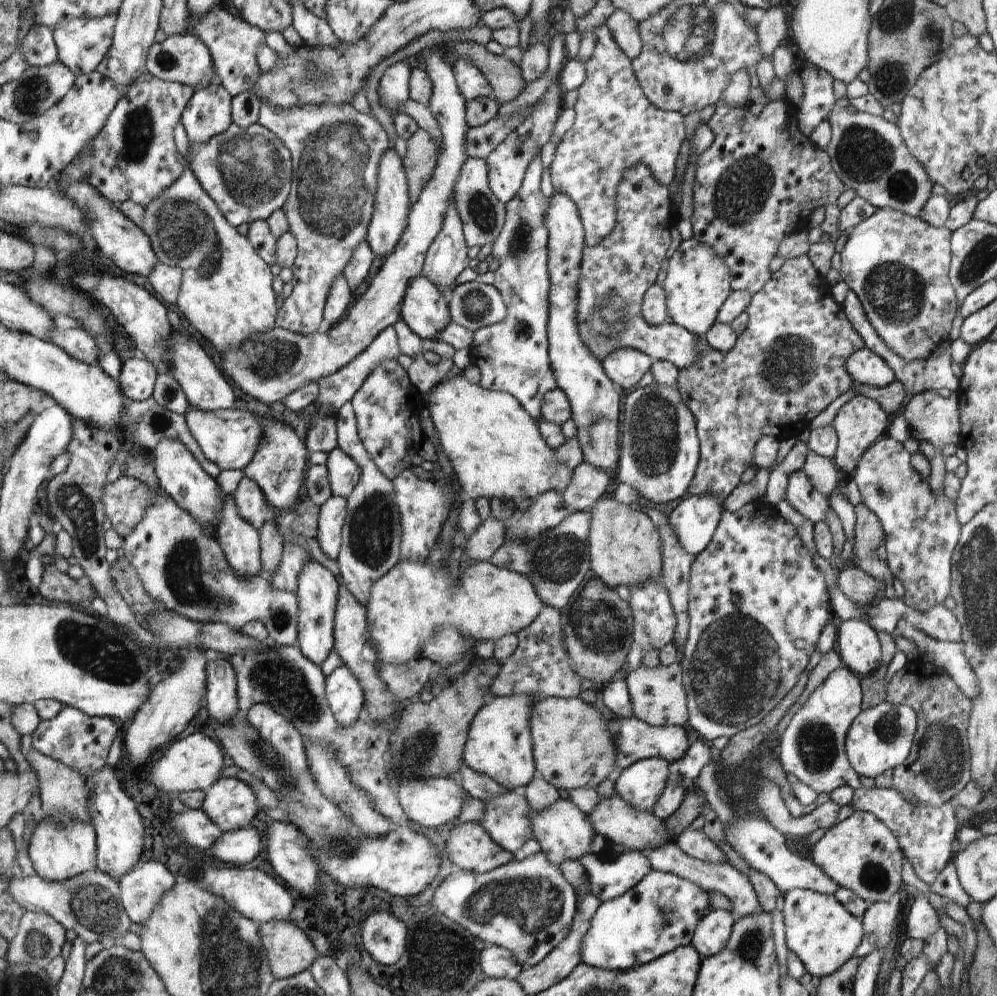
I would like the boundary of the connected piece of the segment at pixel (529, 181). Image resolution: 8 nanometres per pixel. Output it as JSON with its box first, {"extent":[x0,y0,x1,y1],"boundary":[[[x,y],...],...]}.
{"extent":[469,155,558,418],"boundary":[[[536,155],[525,172],[520,190],[516,196],[505,204],[505,224],[501,234],[493,242],[492,256],[498,258],[500,265],[494,271],[494,288],[501,294],[507,308],[506,316],[495,325],[479,328],[473,332],[473,341],[469,346],[472,364],[481,372],[479,384],[488,390],[502,391],[517,397],[525,411],[534,417],[541,418],[541,408],[547,393],[558,387],[548,358],[548,341],[546,322],[548,320],[548,229],[544,224],[544,215],[549,205],[549,198],[540,194],[540,156]]]}

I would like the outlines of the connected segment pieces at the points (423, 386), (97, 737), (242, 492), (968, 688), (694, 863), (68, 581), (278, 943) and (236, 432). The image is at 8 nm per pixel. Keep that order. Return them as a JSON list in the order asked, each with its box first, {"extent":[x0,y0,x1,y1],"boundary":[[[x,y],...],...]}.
[{"extent":[407,353,454,395],"boundary":[[[418,353],[413,357],[412,363],[407,370],[410,382],[424,395],[432,386],[437,386],[446,378],[446,374],[454,365],[452,360],[442,358],[439,364],[428,363],[423,353]]]},{"extent":[32,705,119,779],"boundary":[[[64,705],[64,708],[50,720],[41,720],[32,735],[32,746],[44,756],[61,762],[89,779],[106,765],[106,757],[116,734],[119,723],[113,718],[91,717],[77,708]]]},{"extent":[234,476,273,531],"boundary":[[[244,476],[234,494],[235,505],[240,517],[257,531],[266,522],[272,520],[273,506],[266,500],[260,487]]]},{"extent":[896,619,979,700],"boundary":[[[904,619],[897,624],[896,633],[909,638],[919,650],[918,656],[943,668],[954,679],[958,688],[971,700],[979,695],[977,676],[963,653],[963,643],[939,641],[914,628]]]},{"extent":[647,843,762,918],"boundary":[[[668,843],[663,847],[647,852],[647,859],[650,861],[654,871],[662,871],[672,873],[680,878],[689,880],[697,884],[705,891],[716,891],[728,897],[732,903],[732,913],[738,918],[748,915],[755,915],[761,912],[762,908],[758,902],[758,897],[754,892],[754,887],[750,883],[748,877],[726,863],[710,864],[706,861],[701,861],[691,856],[688,856],[682,849],[674,843]]]},{"extent":[36,564,99,609],"boundary":[[[54,564],[43,567],[42,580],[36,591],[52,602],[66,602],[87,609],[91,608],[93,600],[99,596],[86,576],[74,580],[68,573],[61,573]]]},{"extent":[259,920,317,979],"boundary":[[[271,920],[261,923],[259,932],[273,972],[279,979],[296,976],[317,960],[316,950],[308,936],[290,922]]]},{"extent":[184,406,261,470],"boundary":[[[190,406],[190,408],[184,413],[186,419],[186,426],[192,434],[192,438],[198,442],[202,454],[214,464],[220,467],[220,470],[228,469],[240,469],[248,466],[253,460],[253,456],[256,455],[257,448],[261,444],[261,419],[256,417],[254,413],[244,409],[218,409],[215,411],[204,411]]]}]

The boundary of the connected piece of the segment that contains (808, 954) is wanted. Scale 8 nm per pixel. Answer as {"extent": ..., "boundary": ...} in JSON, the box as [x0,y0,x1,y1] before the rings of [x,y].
{"extent":[781,889,863,977],"boundary":[[[792,889],[783,893],[784,908],[781,911],[785,924],[785,941],[790,951],[802,961],[808,974],[825,977],[854,957],[856,948],[863,939],[863,926],[858,917],[852,916],[834,895],[825,895],[810,889]]]}

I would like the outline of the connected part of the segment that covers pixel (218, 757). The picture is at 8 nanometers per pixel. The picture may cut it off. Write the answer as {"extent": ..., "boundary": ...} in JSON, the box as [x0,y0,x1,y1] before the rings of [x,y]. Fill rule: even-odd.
{"extent":[152,734,222,794],"boundary":[[[190,734],[181,740],[177,738],[161,753],[161,757],[154,764],[152,782],[158,790],[179,794],[182,790],[206,791],[213,786],[222,774],[222,752],[216,742],[212,742],[204,734]]]}

